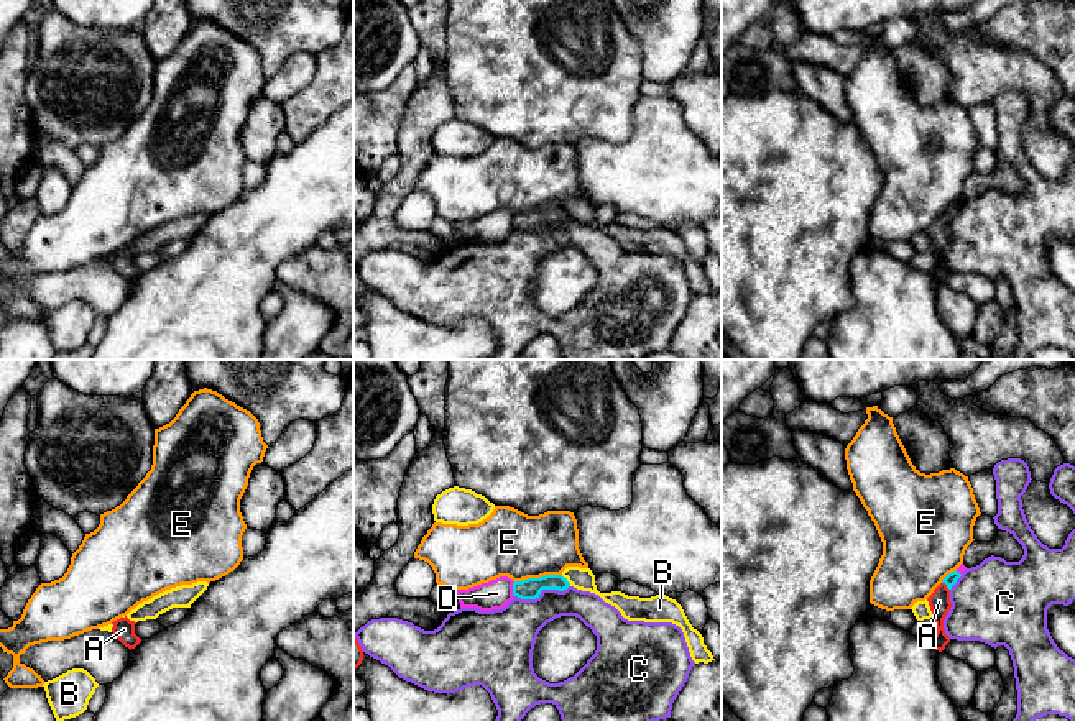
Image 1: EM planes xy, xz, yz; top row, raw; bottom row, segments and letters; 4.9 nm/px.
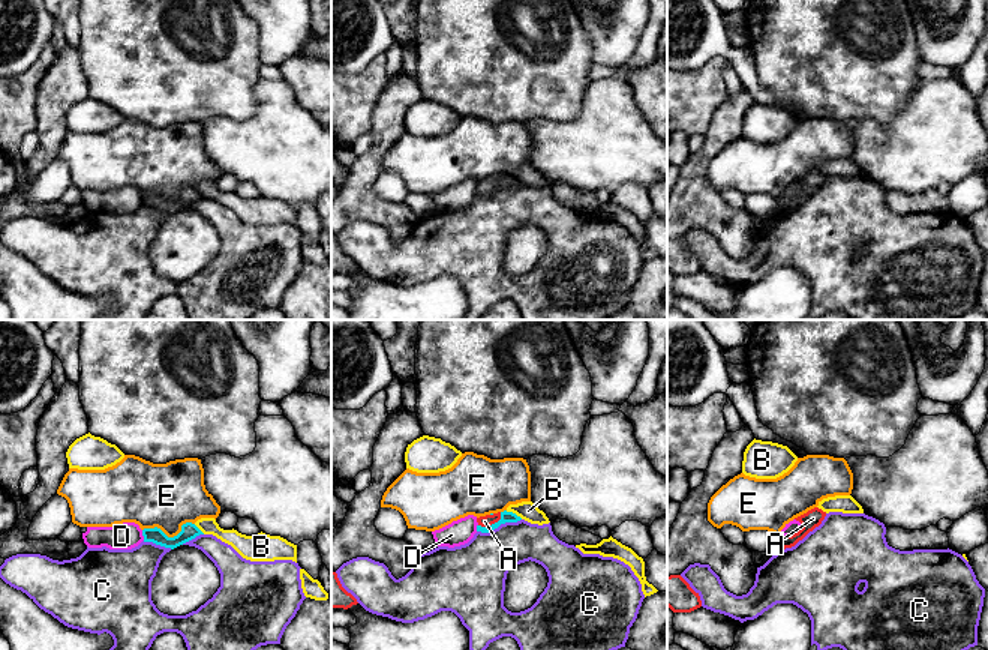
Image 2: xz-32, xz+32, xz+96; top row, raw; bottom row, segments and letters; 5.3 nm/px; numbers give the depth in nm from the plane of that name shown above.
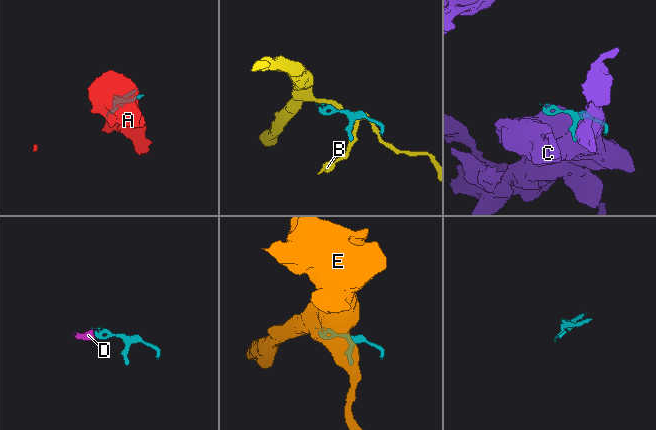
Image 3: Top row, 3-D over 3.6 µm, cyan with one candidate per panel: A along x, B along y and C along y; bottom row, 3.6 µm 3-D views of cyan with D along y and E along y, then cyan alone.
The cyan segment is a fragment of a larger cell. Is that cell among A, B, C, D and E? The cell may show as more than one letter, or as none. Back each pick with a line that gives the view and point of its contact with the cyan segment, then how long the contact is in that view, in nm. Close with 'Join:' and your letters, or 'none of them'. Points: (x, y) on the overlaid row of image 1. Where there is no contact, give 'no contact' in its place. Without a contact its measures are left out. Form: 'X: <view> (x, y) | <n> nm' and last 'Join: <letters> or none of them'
A: yz (947, 587) | 60 nm
Join: A

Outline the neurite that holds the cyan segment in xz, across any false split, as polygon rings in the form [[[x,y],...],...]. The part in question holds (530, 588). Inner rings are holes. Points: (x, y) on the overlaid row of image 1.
[[[546,575],[541,578],[528,578],[513,583],[513,595],[521,599],[536,599],[542,590],[559,590],[564,591],[570,586],[567,578],[562,575]]]

